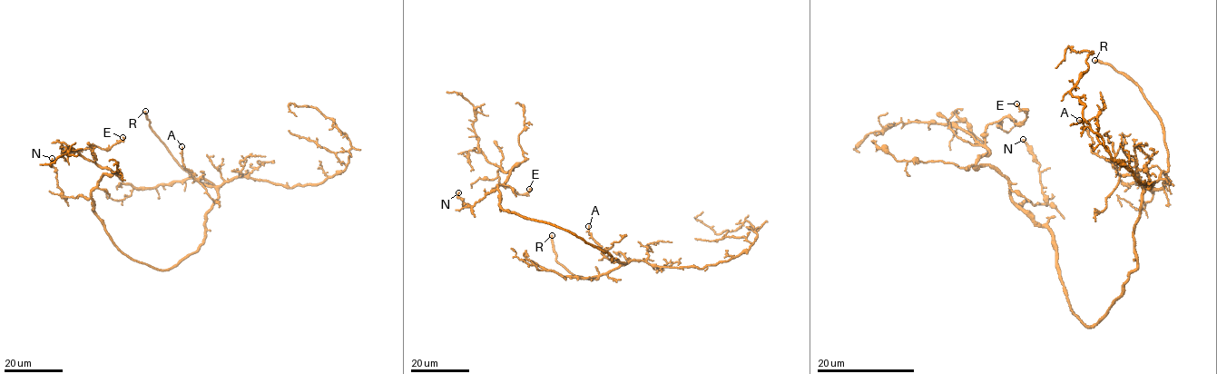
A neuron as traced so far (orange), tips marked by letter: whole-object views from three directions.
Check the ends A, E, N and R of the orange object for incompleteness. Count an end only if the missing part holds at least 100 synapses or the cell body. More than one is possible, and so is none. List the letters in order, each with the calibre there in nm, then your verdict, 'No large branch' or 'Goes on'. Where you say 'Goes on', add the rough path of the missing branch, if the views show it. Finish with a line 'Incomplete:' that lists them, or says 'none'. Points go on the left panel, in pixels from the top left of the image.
A: Thickness 200 nm. No large branch
E: Thickness 180 nm. No large branch
N: Thickness 180 nm. No large branch
R: Thickness 360 nm. Goes on. Course of what is missing: (145, 111), (131, 105)
Incomplete: R

